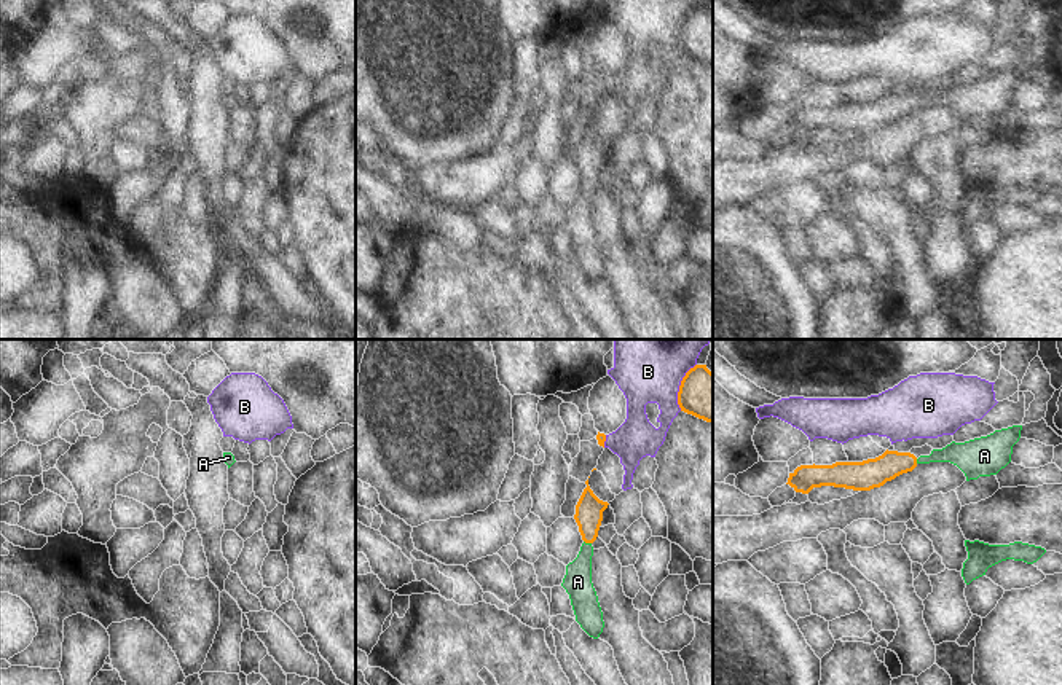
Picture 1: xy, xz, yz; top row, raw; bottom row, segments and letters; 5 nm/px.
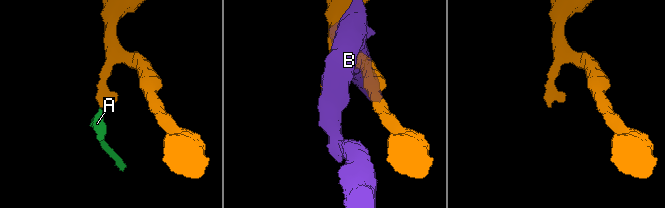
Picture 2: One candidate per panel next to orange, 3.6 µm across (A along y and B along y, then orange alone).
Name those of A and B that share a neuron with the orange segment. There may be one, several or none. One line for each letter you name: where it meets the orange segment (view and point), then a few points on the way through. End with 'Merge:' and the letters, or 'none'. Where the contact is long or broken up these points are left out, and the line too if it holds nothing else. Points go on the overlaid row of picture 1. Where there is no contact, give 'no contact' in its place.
A: contact xz (587, 542); way xz (589, 512), (587, 542), (578, 582)
Merge: A

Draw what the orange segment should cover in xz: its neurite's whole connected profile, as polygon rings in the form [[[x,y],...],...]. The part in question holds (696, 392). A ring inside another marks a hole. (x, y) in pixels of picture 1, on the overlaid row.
[[[695,365],[681,381],[678,392],[681,411],[713,422],[713,373],[706,365]]]

